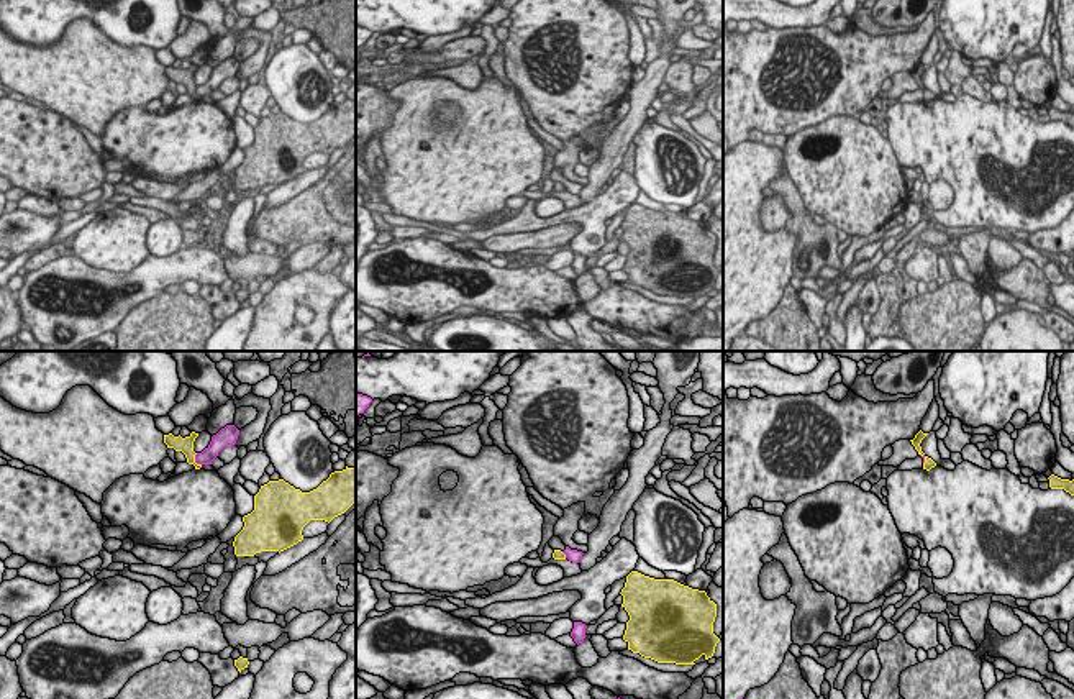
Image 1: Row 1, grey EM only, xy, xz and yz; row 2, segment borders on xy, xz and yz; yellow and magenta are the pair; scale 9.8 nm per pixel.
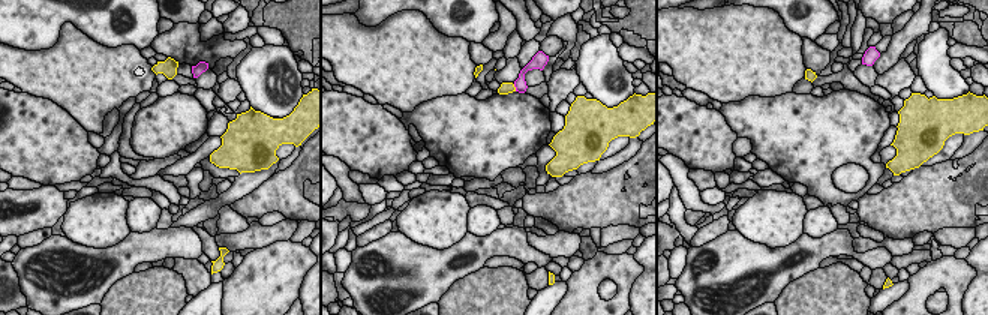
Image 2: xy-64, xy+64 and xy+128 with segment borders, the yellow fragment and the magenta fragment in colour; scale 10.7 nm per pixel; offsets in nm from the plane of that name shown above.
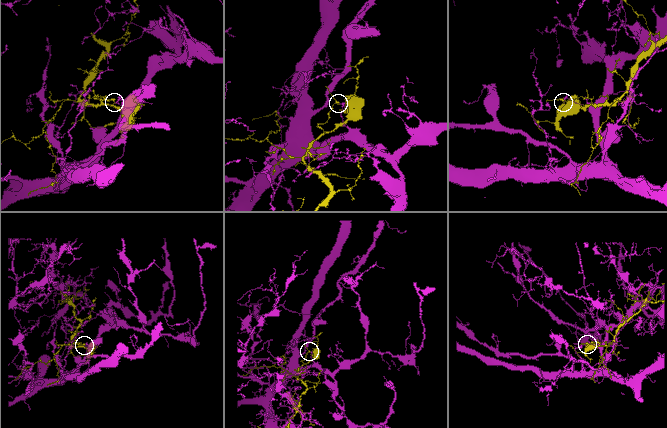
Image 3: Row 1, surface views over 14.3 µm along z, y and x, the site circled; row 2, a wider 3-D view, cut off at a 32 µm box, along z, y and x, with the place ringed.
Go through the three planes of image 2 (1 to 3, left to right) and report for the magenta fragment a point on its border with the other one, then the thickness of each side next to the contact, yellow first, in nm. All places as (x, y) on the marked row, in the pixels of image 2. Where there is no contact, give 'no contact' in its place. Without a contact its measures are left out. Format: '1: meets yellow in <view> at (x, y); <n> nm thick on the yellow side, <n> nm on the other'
1: no contact
2: meets yellow in xy+64 at (514, 87); 130 nm thick on the yellow side, 130 nm on the other
3: no contact

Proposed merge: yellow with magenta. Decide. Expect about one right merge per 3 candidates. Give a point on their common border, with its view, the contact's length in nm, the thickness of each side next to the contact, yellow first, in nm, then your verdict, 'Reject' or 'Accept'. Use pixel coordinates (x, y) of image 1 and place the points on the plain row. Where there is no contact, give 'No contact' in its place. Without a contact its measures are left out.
Touches yellow at xy (194, 92). Shared border 140 nm. Thickness 160 nm (yellow) against 140 nm. Reject.

